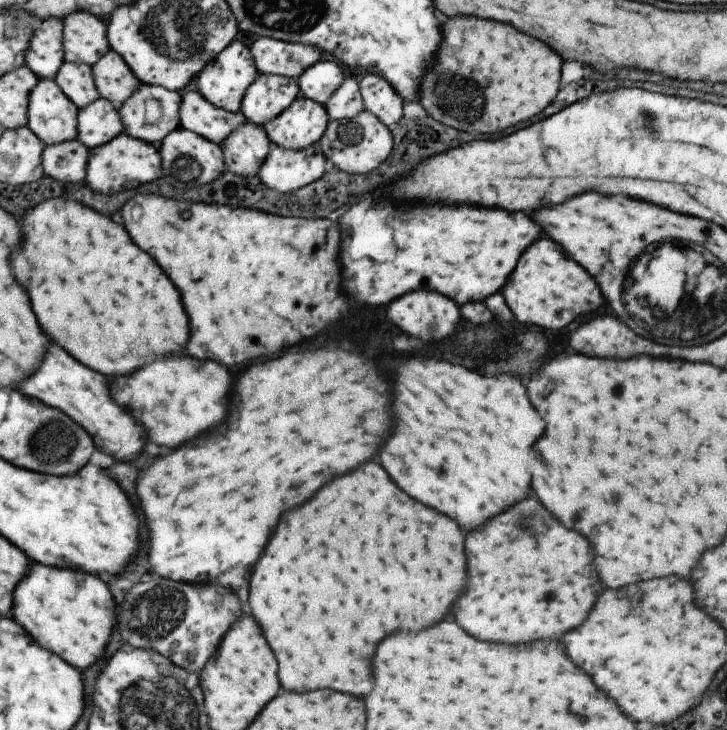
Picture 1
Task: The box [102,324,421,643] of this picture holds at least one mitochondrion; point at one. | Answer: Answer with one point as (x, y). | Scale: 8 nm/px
(158, 611)

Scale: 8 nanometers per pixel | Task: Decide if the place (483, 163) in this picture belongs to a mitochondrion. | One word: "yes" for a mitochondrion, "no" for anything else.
no

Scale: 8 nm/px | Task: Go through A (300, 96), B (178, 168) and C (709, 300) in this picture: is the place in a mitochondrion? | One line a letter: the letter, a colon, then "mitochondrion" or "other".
A: other
B: mitochondrion
C: mitochondrion

